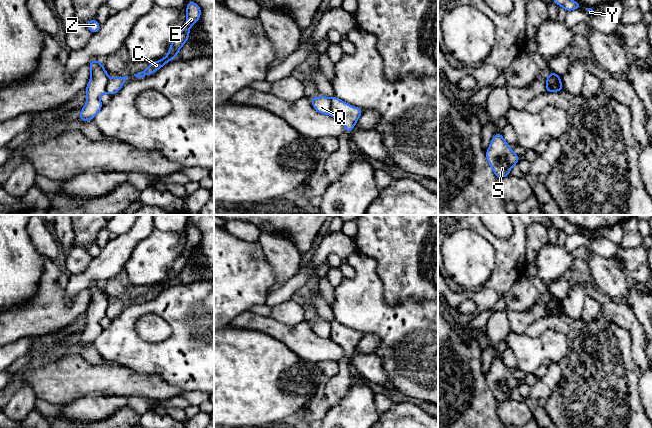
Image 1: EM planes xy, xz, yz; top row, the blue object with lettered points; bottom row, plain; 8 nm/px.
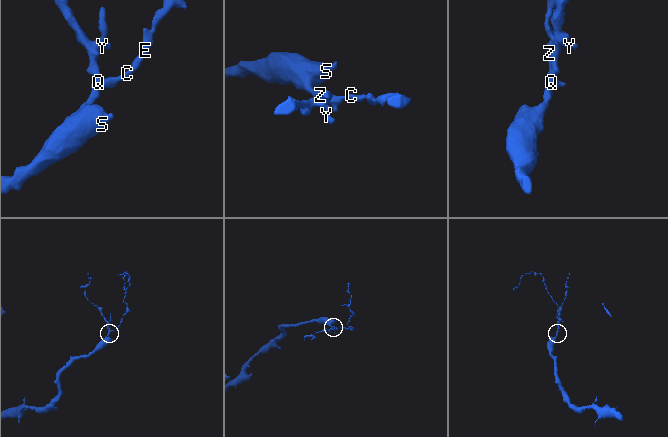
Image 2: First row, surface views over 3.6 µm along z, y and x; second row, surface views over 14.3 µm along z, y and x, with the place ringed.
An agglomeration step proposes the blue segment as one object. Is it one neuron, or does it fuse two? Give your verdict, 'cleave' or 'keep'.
cleave

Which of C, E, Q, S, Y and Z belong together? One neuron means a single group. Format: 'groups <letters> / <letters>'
groups C E / Q S Y Z

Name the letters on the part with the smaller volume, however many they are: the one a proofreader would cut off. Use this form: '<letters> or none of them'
C, E

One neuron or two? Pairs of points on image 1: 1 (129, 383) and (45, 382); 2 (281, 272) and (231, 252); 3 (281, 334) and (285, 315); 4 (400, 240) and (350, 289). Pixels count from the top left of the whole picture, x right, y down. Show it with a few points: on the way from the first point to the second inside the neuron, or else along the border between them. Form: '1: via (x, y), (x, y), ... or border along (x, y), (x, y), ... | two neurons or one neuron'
1: via (108, 382), (66, 382) | one neuron
2: border along (261, 248), (276, 281) | two neurons
3: border along (268, 316), (288, 324), (298, 324), (303, 321) | two neurons
4: border along (357, 251), (377, 261), (377, 275), (383, 285) | two neurons

